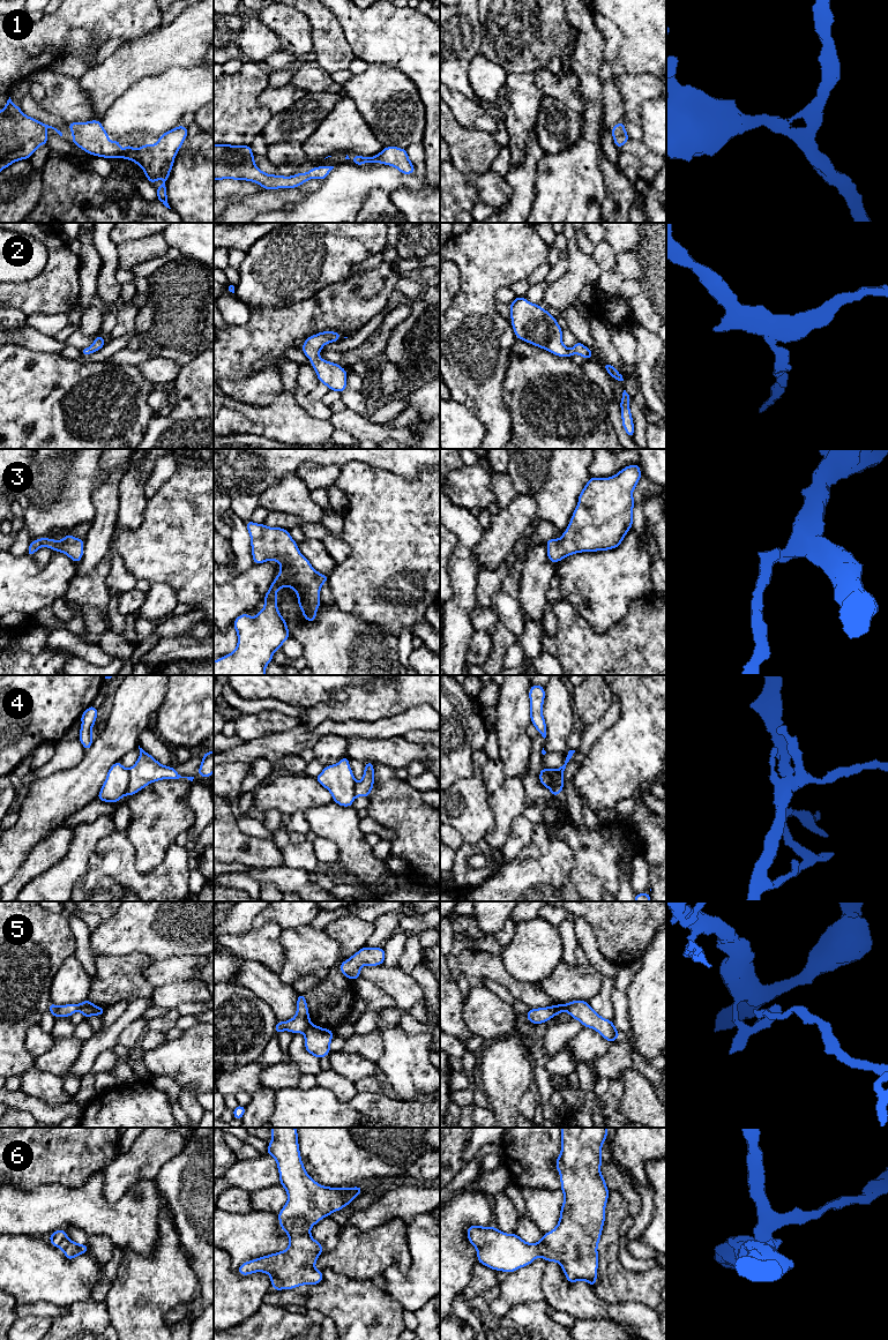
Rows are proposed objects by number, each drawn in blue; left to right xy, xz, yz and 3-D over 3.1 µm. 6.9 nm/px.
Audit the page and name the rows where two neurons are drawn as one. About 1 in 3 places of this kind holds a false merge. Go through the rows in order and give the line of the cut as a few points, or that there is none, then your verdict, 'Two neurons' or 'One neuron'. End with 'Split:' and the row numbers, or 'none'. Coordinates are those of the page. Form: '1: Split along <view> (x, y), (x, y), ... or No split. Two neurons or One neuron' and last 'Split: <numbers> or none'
1: No split. One neuron
2: No split. One neuron
3: No split. One neuron
4: Split along xy (129, 770), (129, 784), (125, 793). Two neurons
5: Split along xz (310, 1023), (303, 1032). Two neurons
6: No split. One neuron
Split: 4, 5

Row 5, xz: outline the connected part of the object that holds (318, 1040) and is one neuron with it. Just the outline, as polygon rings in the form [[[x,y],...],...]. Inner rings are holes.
[[[309,1024],[304,1032],[305,1050],[321,1060],[329,1055],[333,1036],[334,1032],[331,1030]]]

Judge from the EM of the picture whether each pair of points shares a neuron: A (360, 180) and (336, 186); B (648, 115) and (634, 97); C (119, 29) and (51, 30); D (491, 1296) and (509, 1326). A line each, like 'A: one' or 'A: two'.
A: one
B: two
C: one
D: one

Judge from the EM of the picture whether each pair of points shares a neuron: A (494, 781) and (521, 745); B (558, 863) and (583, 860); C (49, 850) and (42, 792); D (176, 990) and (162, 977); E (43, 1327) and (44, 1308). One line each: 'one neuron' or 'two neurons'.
A: two neurons
B: two neurons
C: two neurons
D: two neurons
E: two neurons

